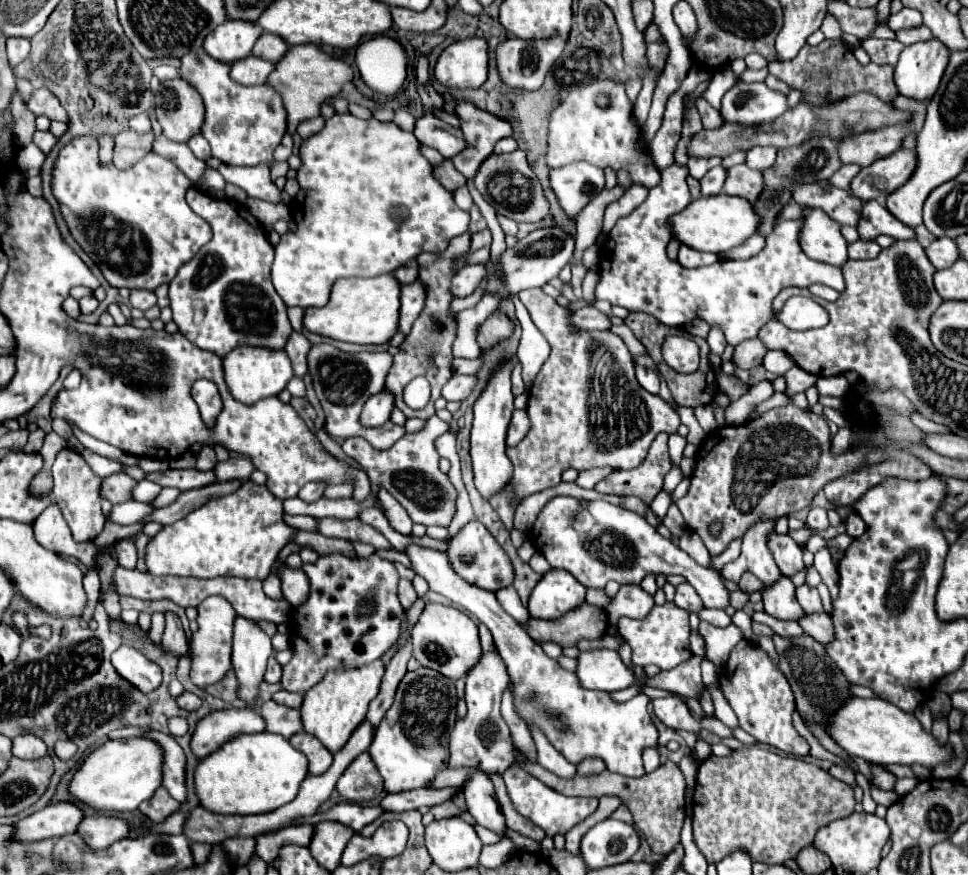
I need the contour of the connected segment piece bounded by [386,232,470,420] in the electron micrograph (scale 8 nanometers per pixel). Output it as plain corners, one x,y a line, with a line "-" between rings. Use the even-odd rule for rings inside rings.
462,234
450,240
450,246
442,252
442,254
428,254
422,252
418,256
420,262
420,280
426,284
428,296
426,296
426,306
422,310
422,314
418,316
418,320
414,322
412,332
406,336
404,344
400,346
400,352
394,356
394,364
386,376
386,388
390,388
396,394
396,408
400,408
404,412
406,418
430,418
434,416
434,400
440,398
440,390
442,386
450,380
452,372
452,342
456,338
456,316
448,312
450,302
452,302
452,294
450,294
450,280
456,274
454,272
454,258
460,254
466,254
470,248
470,234
-
416,376
426,376
432,388
432,396
428,406
424,406
422,410
412,410
404,404
402,394
408,382
412,382

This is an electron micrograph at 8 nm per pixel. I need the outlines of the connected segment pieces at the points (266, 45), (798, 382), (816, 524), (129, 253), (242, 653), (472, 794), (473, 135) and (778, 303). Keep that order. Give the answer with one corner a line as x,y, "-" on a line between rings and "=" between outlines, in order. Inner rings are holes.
264,32
264,34
258,38
258,42
256,42
252,54
276,64
276,62
286,54
288,48
290,48
290,46
286,46
286,42
282,42
282,38
278,38
276,34
266,34
266,32
=
798,366
790,368
784,376
786,376
786,380
788,380
788,390
786,390
788,396
792,396
792,394
796,394
796,392
804,392
806,388
810,388
810,386
816,384
816,376
804,372
804,370
798,368
=
812,508
812,510
808,512
806,524
810,524
810,528
814,528
814,530
826,530
826,528
830,526
830,524
828,524
826,508
=
82,134
78,138
72,138
56,156
54,160
54,166
52,166
52,194
54,198
58,200
60,204
60,212
62,212
62,218
66,220
68,224
68,230
72,234
72,238
80,244
80,248
98,264
98,268
102,270
104,278
108,280
110,286
114,288
130,288
130,290
156,290
160,284
168,284
178,268
186,262
190,262
194,258
194,254
210,240
210,226
204,218
200,218
198,214
192,212
192,208
186,204
186,190
192,186
192,182
186,178
186,174
182,174
182,170
178,170
178,166
174,166
174,162
154,154
154,152
148,152
140,162
136,162
132,168
126,168
126,170
118,170
112,162
108,164
100,164
100,158
98,158
98,138
94,138
94,134
=
236,616
234,620
234,646
232,664
240,682
240,698
250,706
258,696
258,684
264,678
266,662
272,656
270,636
250,618
=
470,774
462,786
466,808
476,822
496,834
504,834
504,816
494,796
492,780
486,774
=
456,100
454,112
460,120
460,130
466,138
466,148
454,156
454,168
466,178
472,180
478,166
484,158
492,154
494,144
500,138
512,134
512,126
466,100
=
784,288
784,290
774,298
774,310
780,310
780,308
784,306
784,302
786,302
790,296
796,296
796,294
800,294
800,296
808,296
808,298
814,298
816,302
820,302
820,298
812,296
812,294
808,292
808,288

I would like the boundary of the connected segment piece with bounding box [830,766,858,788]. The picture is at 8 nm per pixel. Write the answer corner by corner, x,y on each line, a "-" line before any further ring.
832,766
830,768
830,774
834,776
834,778
838,778
838,780
842,780
842,782
846,782
848,786
852,786
852,788
856,788
858,784
856,784
856,776
854,776
854,770
852,768
846,768
846,766

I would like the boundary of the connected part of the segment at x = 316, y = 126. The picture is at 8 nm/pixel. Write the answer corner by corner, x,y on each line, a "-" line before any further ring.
318,116
318,118
312,118
312,120
300,122
298,128
296,128
296,132
298,132
302,138
310,138
310,136
314,136
316,132
320,132
322,126
324,126
324,118

